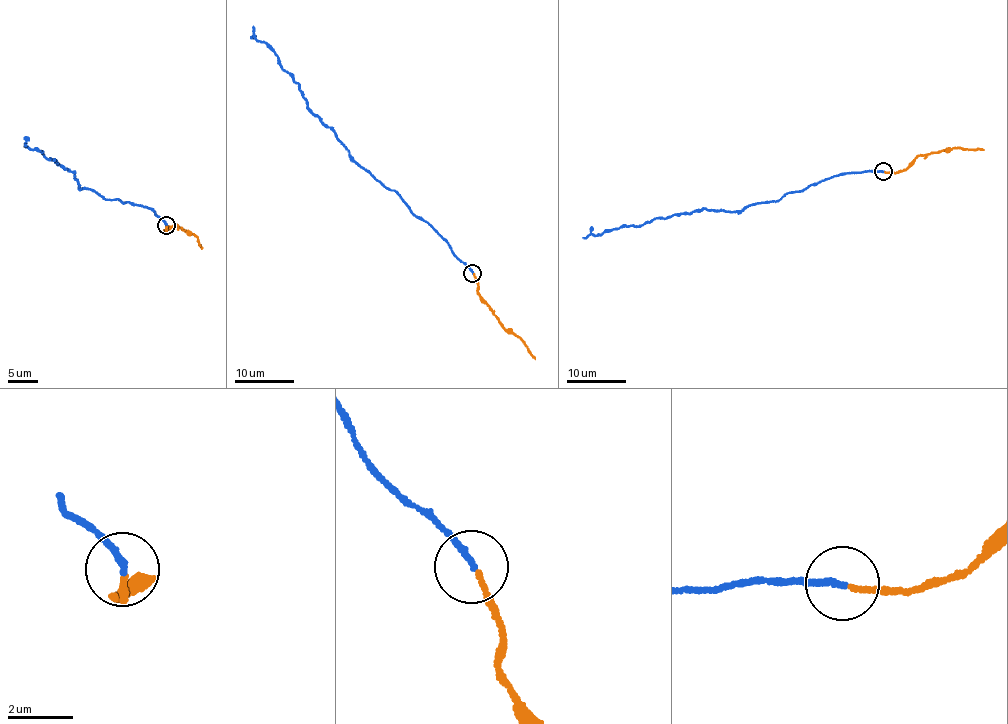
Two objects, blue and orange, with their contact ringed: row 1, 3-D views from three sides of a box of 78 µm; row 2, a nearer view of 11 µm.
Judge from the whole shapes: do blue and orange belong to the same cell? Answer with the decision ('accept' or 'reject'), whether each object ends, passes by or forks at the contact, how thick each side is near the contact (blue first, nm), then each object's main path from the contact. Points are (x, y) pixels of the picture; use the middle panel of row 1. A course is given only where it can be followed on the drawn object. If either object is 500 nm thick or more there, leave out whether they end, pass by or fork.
accept | blue ends | orange ends | 200/150 nm | blue via (472, 273), (394, 190), (355, 163), (336, 133), (308, 107), (278, 56), (254, 37), (253, 26) | orange via (473, 273), (478, 289), (489, 307), (535, 358)

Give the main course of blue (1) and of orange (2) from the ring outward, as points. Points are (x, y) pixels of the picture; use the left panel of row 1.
1: (165, 225), (151, 209), (119, 199), (102, 198), (80, 188), (75, 175), (56, 160), (48, 159), (26, 145)
2: (167, 226), (164, 231), (176, 225), (194, 234), (201, 249)

